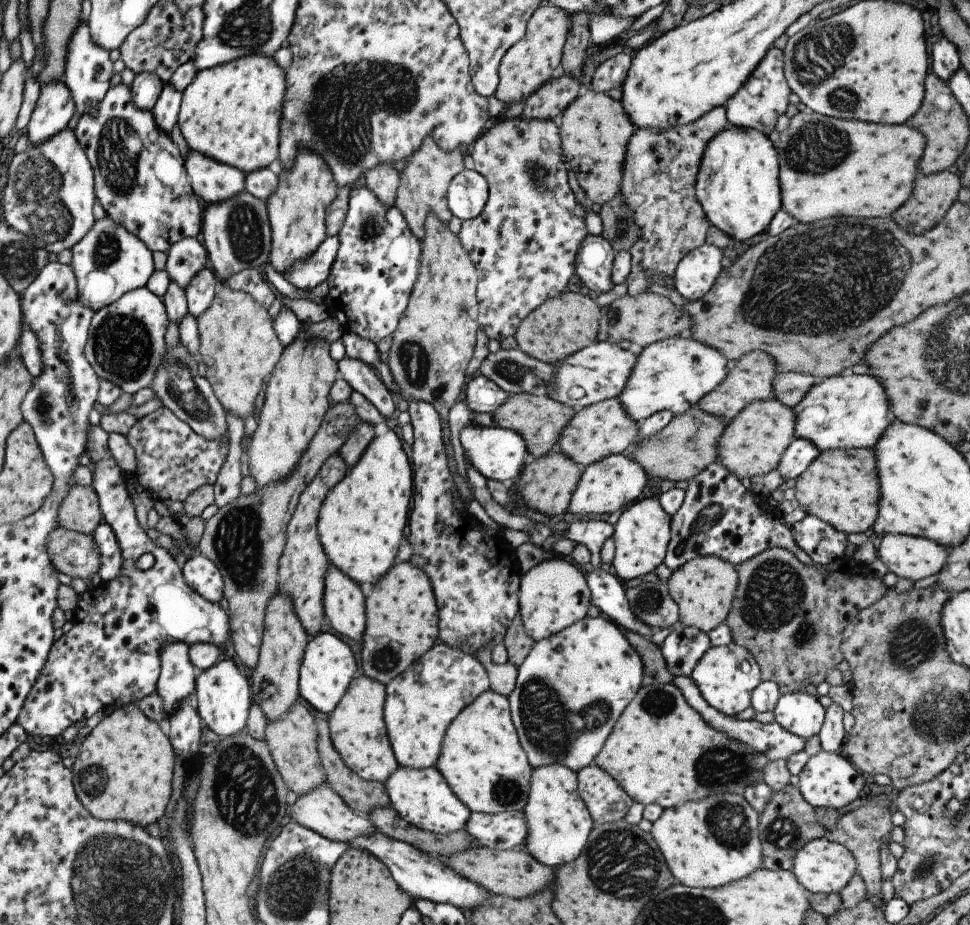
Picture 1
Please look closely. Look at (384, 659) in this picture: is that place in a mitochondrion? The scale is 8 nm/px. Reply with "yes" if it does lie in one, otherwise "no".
yes

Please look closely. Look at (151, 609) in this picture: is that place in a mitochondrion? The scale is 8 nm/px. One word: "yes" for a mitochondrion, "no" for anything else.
no

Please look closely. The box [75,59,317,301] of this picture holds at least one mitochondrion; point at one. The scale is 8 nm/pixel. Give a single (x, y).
(115, 153)

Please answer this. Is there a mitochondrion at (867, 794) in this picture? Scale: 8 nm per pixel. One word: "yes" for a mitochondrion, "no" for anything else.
no

